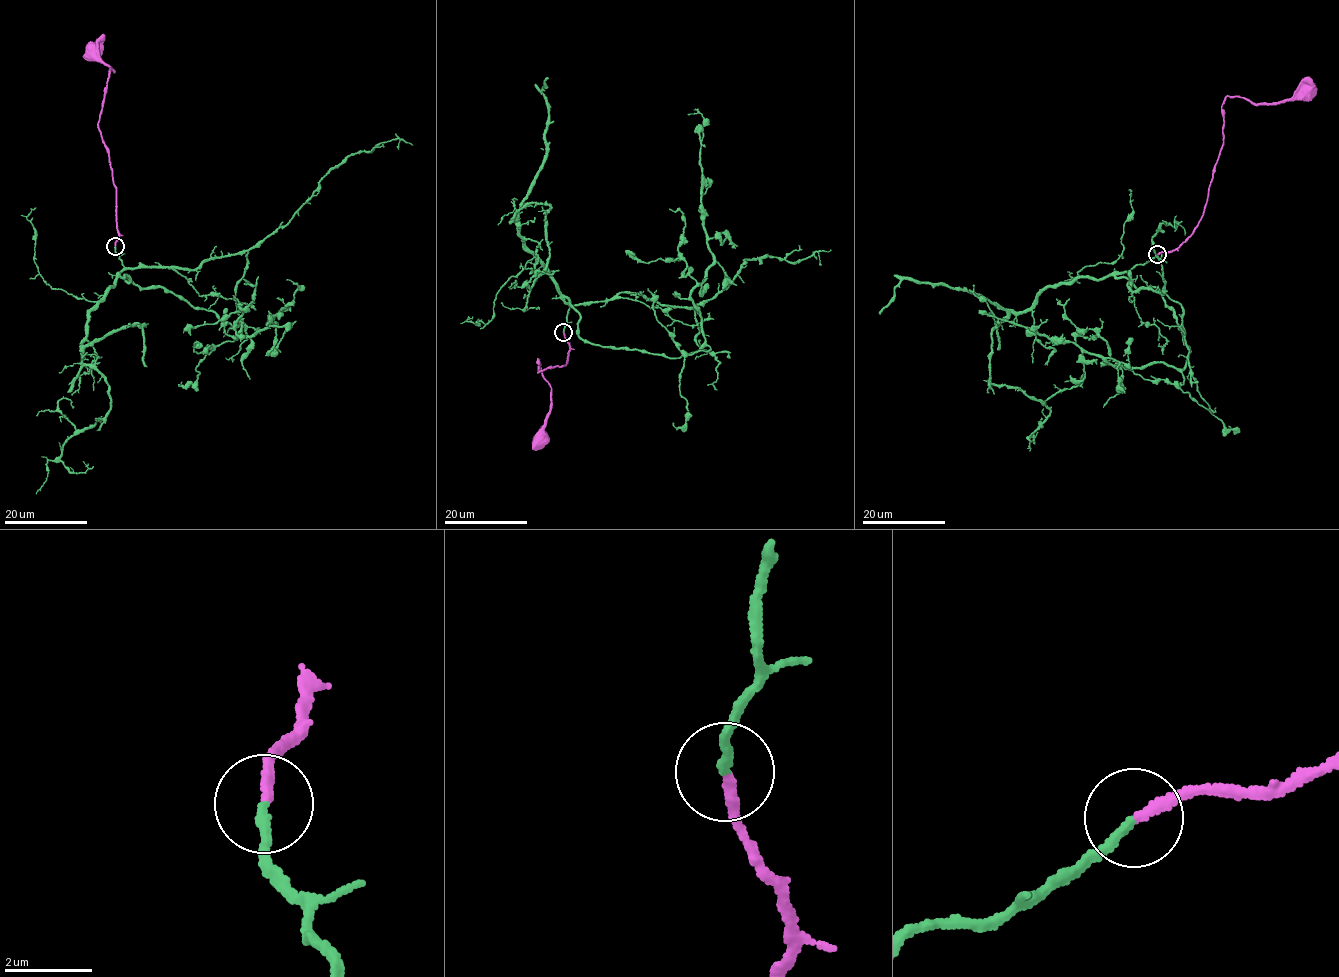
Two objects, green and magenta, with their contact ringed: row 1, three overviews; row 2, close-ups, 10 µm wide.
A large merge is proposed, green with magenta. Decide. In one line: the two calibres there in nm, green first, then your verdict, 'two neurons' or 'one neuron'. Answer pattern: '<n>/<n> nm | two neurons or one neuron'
220/240 nm | one neuron

